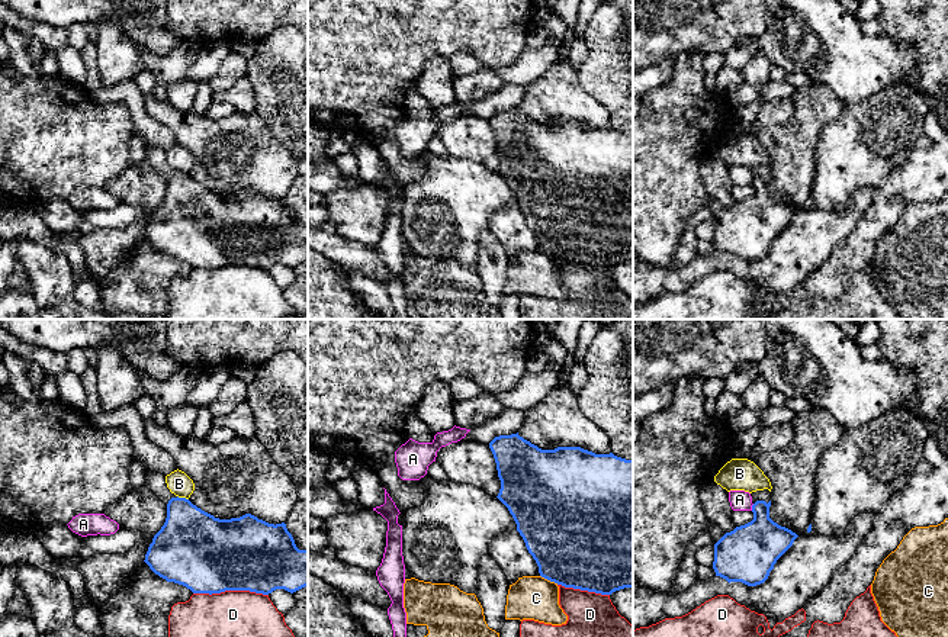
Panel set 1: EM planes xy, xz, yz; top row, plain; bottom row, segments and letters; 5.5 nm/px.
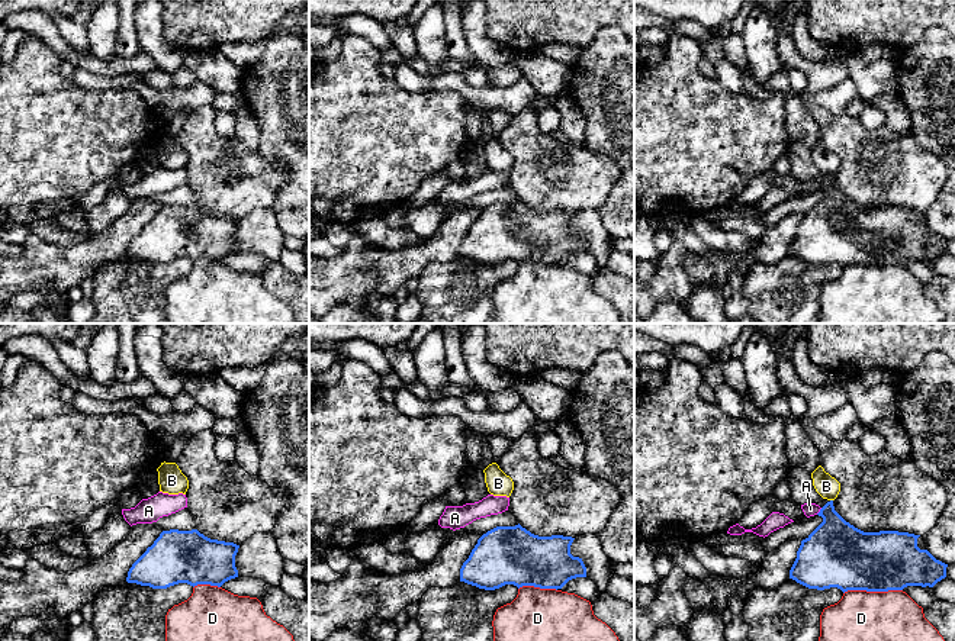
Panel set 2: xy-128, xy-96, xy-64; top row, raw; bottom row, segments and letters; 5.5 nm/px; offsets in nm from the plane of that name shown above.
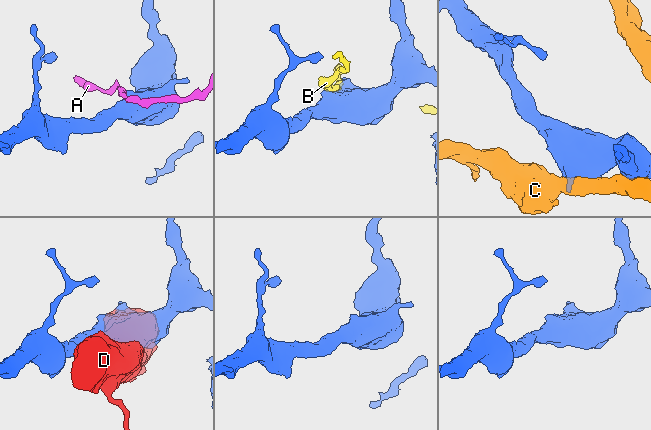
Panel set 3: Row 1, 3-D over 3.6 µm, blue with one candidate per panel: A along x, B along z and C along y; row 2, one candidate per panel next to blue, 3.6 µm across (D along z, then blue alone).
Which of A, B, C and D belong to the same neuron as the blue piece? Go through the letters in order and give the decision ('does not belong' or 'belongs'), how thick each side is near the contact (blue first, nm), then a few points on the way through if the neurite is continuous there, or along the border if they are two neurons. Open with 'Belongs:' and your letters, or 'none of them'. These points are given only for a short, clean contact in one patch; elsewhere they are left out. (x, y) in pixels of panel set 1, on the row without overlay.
Belongs: none of them
A: does not belong; calibres 300 and 110 nm; border yz (754, 179), (751, 185)
B: does not belong; calibres 360 and 130 nm
C: does not belong; calibres 480 and 240 nm
D: does not belong; calibres 420 and 500 nm

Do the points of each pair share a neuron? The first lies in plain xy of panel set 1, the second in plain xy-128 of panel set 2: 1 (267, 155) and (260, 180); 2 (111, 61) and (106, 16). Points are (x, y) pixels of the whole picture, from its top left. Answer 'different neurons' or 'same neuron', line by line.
1: same neuron
2: same neuron

